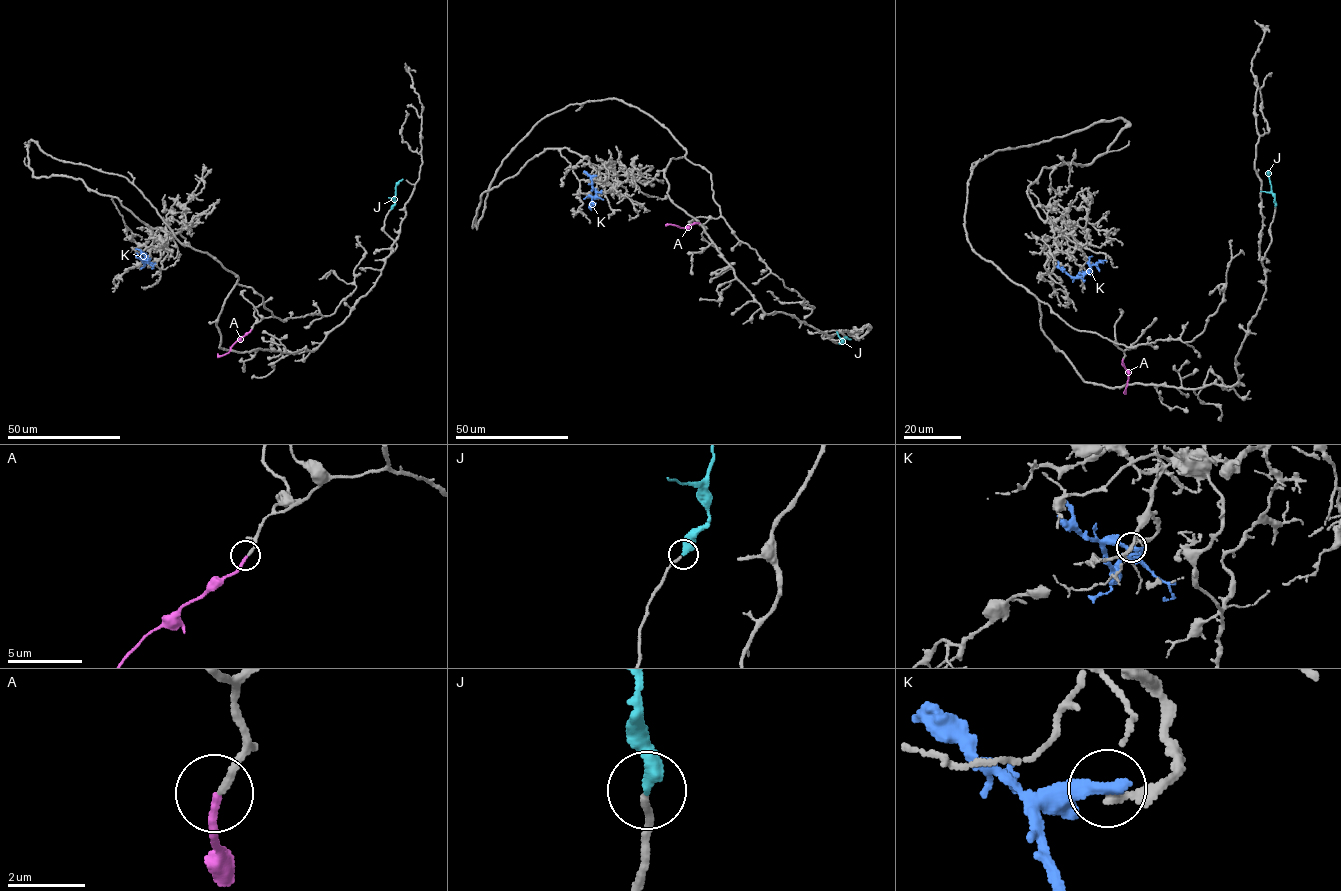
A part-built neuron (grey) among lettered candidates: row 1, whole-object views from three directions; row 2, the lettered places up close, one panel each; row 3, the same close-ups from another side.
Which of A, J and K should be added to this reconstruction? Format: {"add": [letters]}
{"add": ["A", "J"]}

